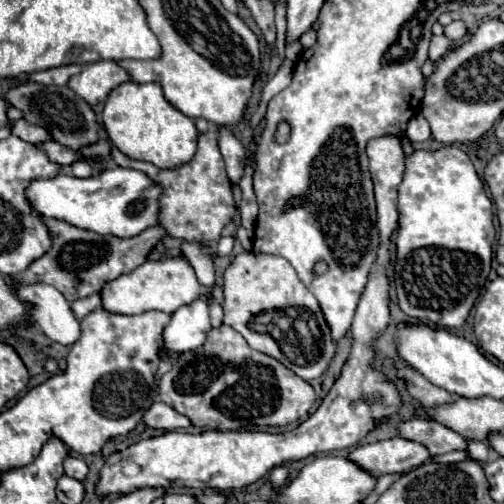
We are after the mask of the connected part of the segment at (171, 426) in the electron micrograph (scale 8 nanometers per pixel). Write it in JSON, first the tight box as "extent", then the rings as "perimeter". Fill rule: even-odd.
{"extent":[144,403,192,431],"perimeter":[[[154,403],[146,415],[144,423],[154,429],[166,429],[166,431],[176,431],[176,429],[186,429],[192,427],[192,421],[186,415],[180,415],[178,411],[172,411],[166,403]]]}

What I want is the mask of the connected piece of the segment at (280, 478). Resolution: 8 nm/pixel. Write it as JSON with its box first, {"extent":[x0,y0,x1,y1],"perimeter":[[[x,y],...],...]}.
{"extent":[270,465,288,489],"perimeter":[[[284,465],[274,467],[272,473],[270,473],[270,481],[272,481],[272,487],[274,487],[274,489],[282,487],[282,485],[288,481],[288,469],[286,469]]]}

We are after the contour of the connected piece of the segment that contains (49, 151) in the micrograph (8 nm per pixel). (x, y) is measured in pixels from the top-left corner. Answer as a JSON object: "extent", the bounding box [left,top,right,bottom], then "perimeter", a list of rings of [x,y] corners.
{"extent":[36,141,78,165],"perimeter":[[[56,141],[36,143],[36,147],[40,147],[40,149],[48,155],[48,159],[50,159],[52,163],[56,163],[56,165],[72,165],[74,161],[78,161],[76,151],[72,151],[72,149],[64,147],[64,145],[56,143]]]}

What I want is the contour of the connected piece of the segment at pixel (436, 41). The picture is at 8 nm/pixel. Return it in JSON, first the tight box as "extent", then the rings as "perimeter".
{"extent":[430,35,454,61],"perimeter":[[[444,35],[432,37],[432,41],[430,41],[430,59],[432,59],[432,61],[438,61],[440,57],[446,55],[448,49],[452,49],[452,45],[454,45],[454,43],[452,43],[448,37],[444,37]]]}

